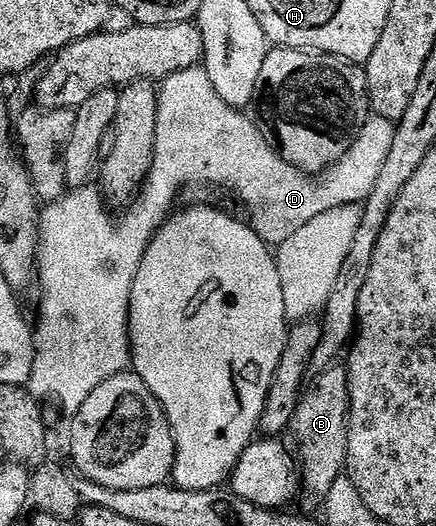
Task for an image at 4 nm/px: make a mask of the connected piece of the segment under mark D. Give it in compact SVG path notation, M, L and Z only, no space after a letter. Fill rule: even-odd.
M201 66L189 67L188 69L169 75L168 78L161 80L160 90L158 92L158 116L156 117L156 145L154 146L154 160L150 165L150 172L142 185L142 190L138 192L133 203L125 208L124 213L118 219L118 224L114 224L110 220L111 212L108 210L108 204L99 188L94 185L85 187L77 187L67 190L66 194L54 203L45 204L41 208L40 218L38 220L38 269L36 272L36 287L42 290L42 300L38 303L38 327L34 331L34 360L32 361L32 373L30 374L30 382L28 390L35 399L39 401L47 401L51 399L54 403L59 403L67 413L73 413L80 409L80 405L84 405L84 401L88 401L88 397L92 397L92 392L99 386L104 385L104 381L108 381L108 377L116 377L124 370L131 366L132 356L130 354L130 298L132 297L132 285L136 281L136 273L140 269L140 261L144 257L144 253L148 249L148 245L152 241L152 237L162 224L166 222L168 216L175 210L174 198L181 193L182 187L194 187L197 183L207 183L210 187L223 187L226 191L238 195L238 199L244 206L250 210L252 226L258 235L267 245L283 243L288 237L294 236L304 225L308 225L308 221L320 217L320 213L324 213L327 209L337 209L340 205L352 205L353 203L365 203L368 193L372 193L372 189L376 186L376 180L380 178L380 169L384 165L384 160L388 158L388 149L392 149L392 137L394 136L395 124L389 119L371 114L367 119L364 129L360 133L360 137L356 137L356 141L352 145L352 149L348 153L344 153L344 157L340 161L336 161L336 165L332 165L327 171L323 171L321 176L315 178L313 175L306 175L300 169L296 169L292 165L288 165L288 161L284 161L277 150L272 146L269 138L264 134L263 128L259 126L253 118L252 120L246 116L239 108L229 107L222 100L220 93L216 93L216 89L212 85L212 81L208 77L208 73Z

